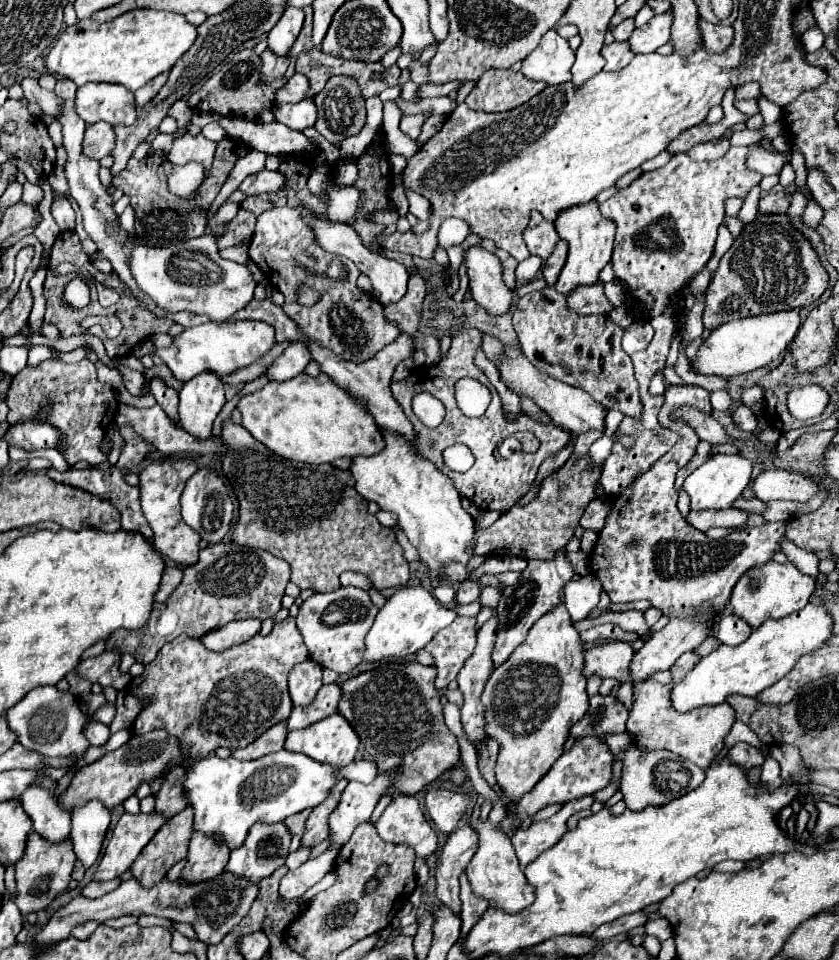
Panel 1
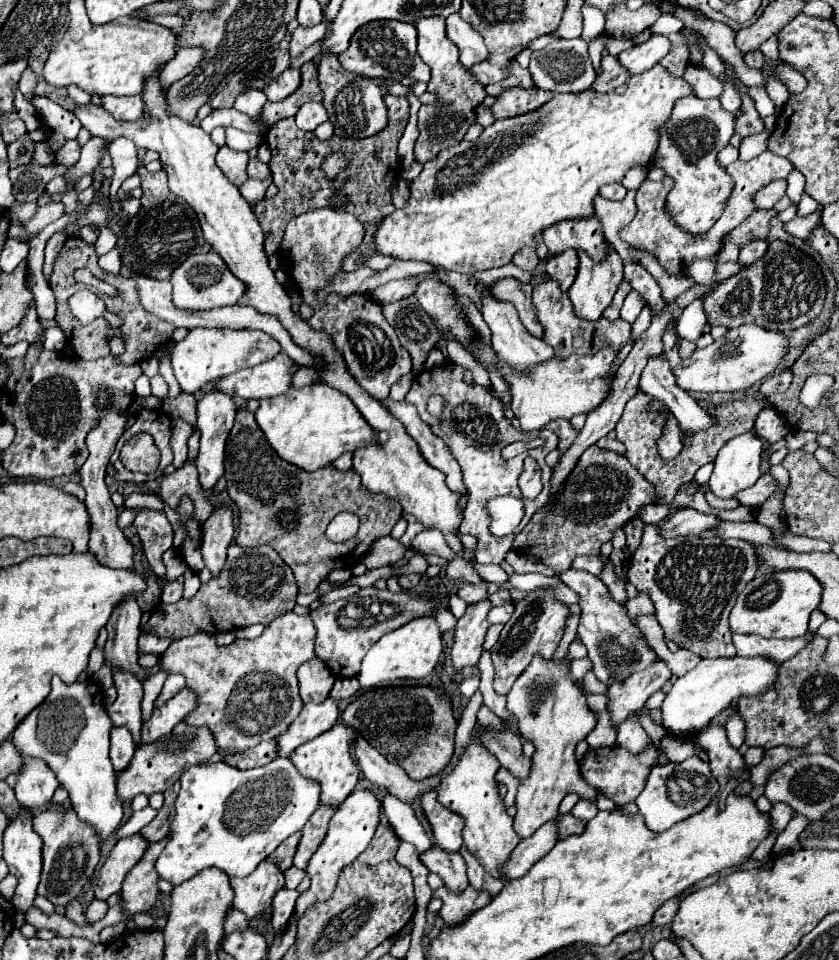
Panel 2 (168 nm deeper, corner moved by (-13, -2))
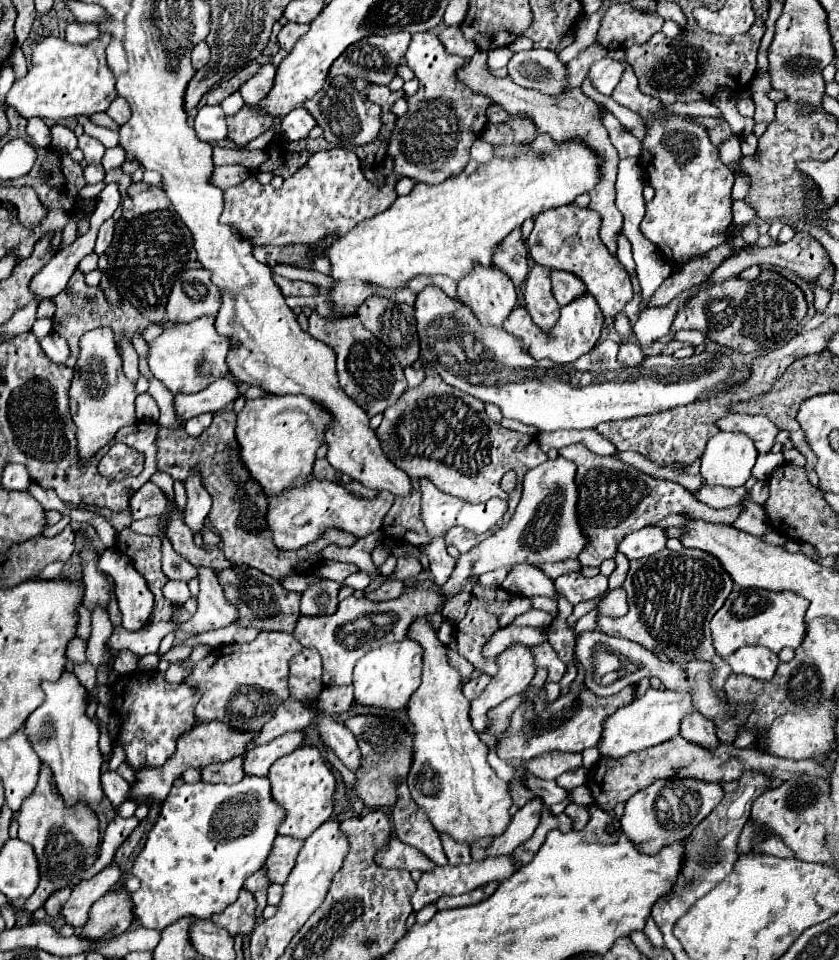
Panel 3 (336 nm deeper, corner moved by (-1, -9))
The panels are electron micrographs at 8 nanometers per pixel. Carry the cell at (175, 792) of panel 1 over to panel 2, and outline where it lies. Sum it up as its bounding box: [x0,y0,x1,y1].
[139,784,179,842]

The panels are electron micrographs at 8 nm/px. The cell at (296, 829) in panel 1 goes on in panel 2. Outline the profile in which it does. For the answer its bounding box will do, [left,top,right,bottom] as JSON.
[267,832,299,872]

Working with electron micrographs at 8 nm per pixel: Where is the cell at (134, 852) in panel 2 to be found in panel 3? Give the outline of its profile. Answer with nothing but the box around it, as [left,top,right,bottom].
[61,863,123,927]

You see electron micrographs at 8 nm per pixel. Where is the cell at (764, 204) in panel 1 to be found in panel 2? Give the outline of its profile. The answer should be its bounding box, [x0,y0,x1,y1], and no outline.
[723,210,775,248]

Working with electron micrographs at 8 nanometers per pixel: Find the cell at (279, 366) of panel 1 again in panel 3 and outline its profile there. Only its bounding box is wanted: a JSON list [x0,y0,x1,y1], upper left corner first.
[175,379,241,421]

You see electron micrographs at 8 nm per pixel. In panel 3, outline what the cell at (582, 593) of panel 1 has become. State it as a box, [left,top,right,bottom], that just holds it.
[353,639,423,711]

